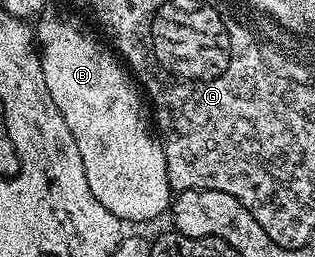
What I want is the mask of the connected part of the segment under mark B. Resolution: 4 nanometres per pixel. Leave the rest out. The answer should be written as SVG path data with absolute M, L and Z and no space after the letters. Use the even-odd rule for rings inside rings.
M46 16L38 21L39 28L37 24L37 51L41 70L45 86L49 86L49 98L57 102L57 110L61 110L65 126L69 126L77 142L77 150L81 150L81 162L89 190L101 206L129 224L147 222L162 213L164 215L170 209L173 193L169 186L163 146L149 123L149 108L140 85L133 79L122 59L98 35L90 36L59 16Z

